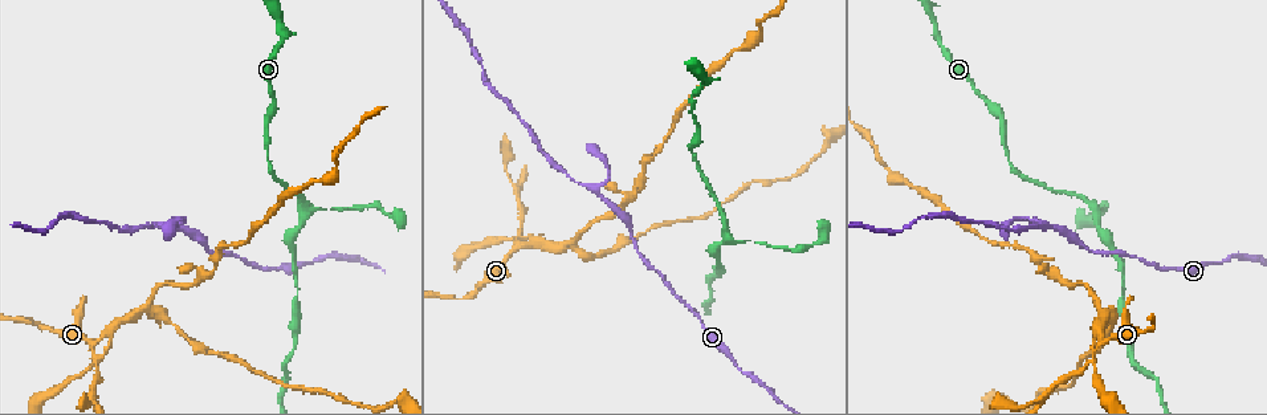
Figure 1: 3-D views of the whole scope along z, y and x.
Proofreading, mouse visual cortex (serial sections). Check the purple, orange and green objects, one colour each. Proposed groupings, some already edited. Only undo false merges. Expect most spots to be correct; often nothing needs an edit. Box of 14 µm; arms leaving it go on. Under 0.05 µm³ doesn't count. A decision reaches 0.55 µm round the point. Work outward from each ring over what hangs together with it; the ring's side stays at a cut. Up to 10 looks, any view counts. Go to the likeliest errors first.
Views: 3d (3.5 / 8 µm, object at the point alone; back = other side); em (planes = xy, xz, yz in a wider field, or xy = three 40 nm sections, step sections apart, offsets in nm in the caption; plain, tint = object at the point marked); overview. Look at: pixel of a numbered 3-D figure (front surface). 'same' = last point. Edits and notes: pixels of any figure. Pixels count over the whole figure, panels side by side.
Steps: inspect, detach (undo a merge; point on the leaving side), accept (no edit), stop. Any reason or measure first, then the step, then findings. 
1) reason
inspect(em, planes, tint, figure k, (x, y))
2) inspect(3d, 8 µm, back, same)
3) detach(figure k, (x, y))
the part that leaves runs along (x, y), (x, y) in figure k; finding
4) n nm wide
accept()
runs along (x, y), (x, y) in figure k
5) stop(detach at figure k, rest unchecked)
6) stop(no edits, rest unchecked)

thin arm on a thick one
inspect(3d, 8 µm, figure 1, (724, 237))

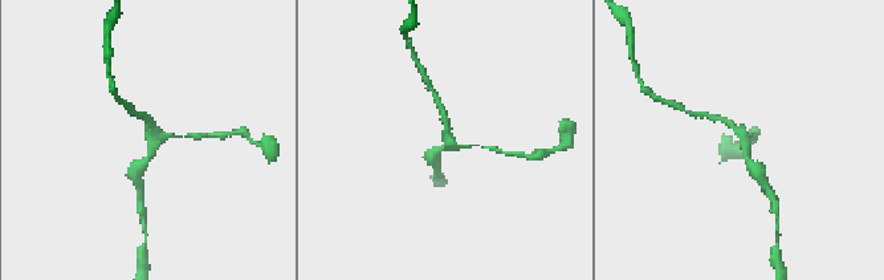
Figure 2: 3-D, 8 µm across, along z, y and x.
inspect(3d, 3.5 µm, figure 2, (150, 135))

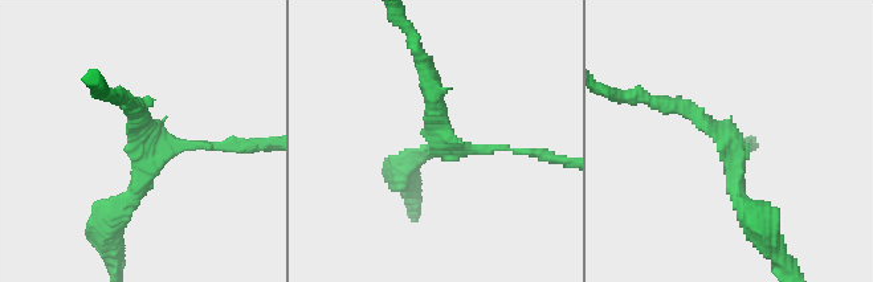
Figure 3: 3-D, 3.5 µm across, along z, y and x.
3 arms; arms of 100, 200, 200 nm; now the EM
inspect(em, xy, step 1, tint, figure 3, (440, 146))

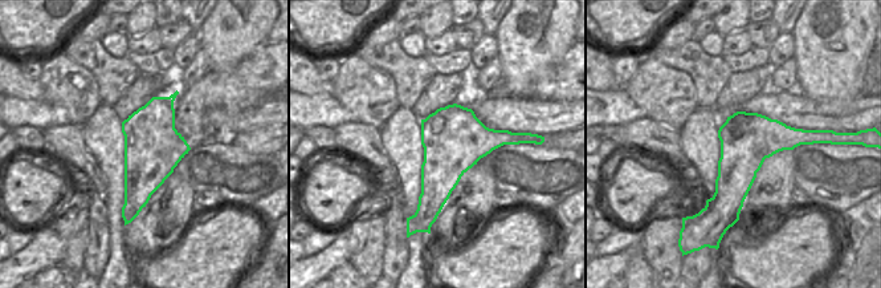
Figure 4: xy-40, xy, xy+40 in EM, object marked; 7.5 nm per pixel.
accept()
runs along (663, 102), (731, 138), (755, 220) in figure 3; continuous, no second cell

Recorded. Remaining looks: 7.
arms part here
inspect(3d, 8 µm, figure 1, (516, 243))

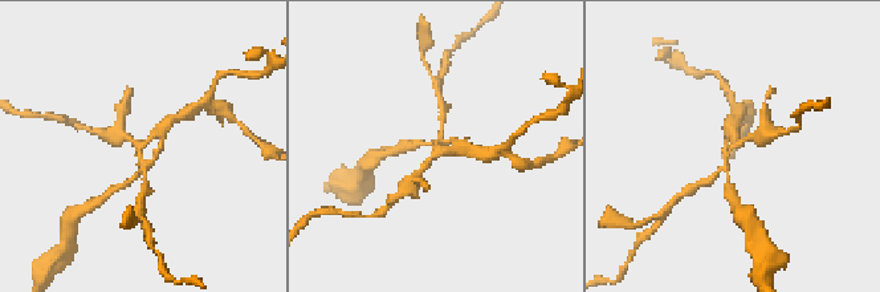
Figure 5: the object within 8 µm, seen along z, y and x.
closer look
inspect(3d, 3.5 µm, figure 5, (144, 145))

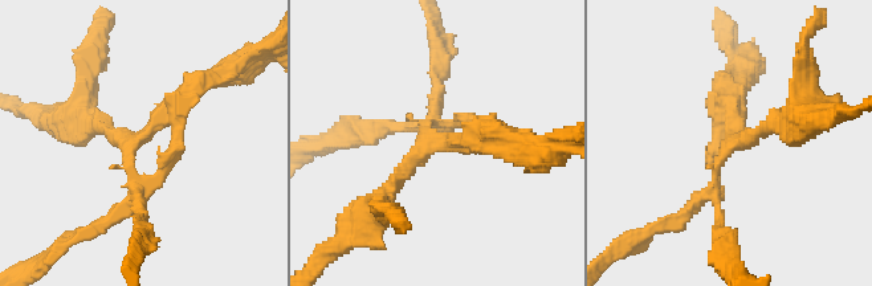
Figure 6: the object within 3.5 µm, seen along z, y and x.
3 arms; arms of 150, 250, 250 nm
inspect(em, xy, step 2, tint, figure 6, (735, 140))

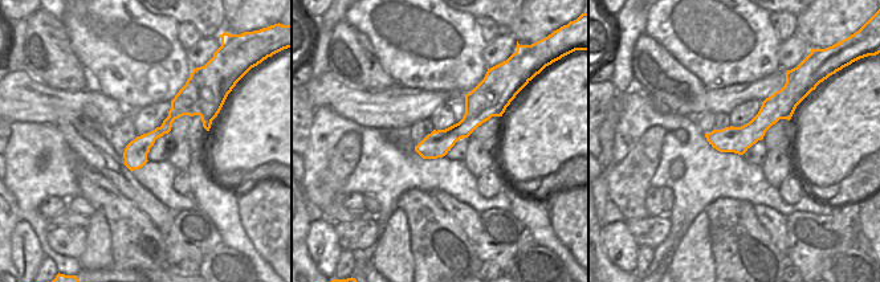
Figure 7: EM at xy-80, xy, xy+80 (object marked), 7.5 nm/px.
accept()
runs along (202, 103), (186, 103), (127, 162) in figure 7; continuous, no second cell

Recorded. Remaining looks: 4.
arms part here
inspect(3d, 3.5 µm, figure 1, (564, 246))

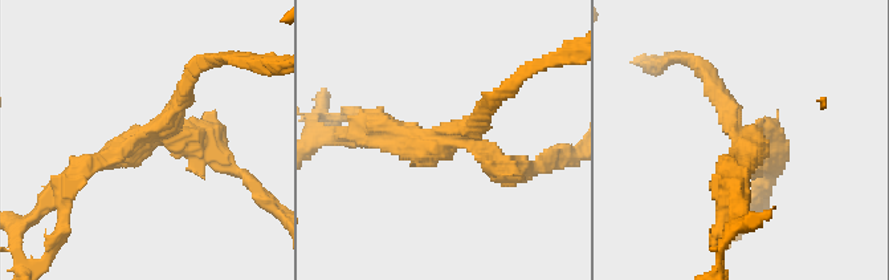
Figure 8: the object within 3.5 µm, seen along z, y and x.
3 arms; arms of 200, 250, 250 nm; need the tissue
inspect(em, xy, step 5, tint, figure 8, (742, 138))

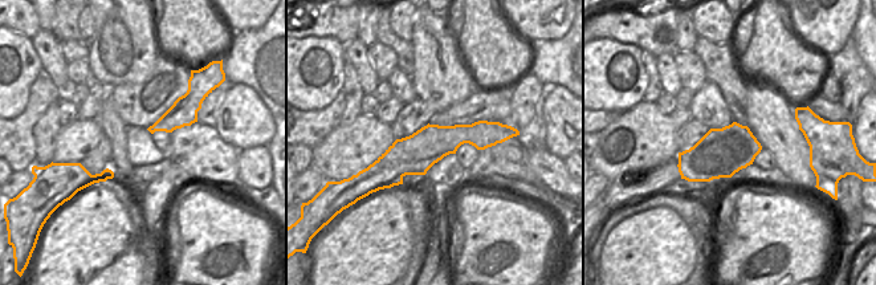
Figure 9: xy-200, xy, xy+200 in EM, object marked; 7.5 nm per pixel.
cut it another way
inspect(em, xy, step 1, tint, same)

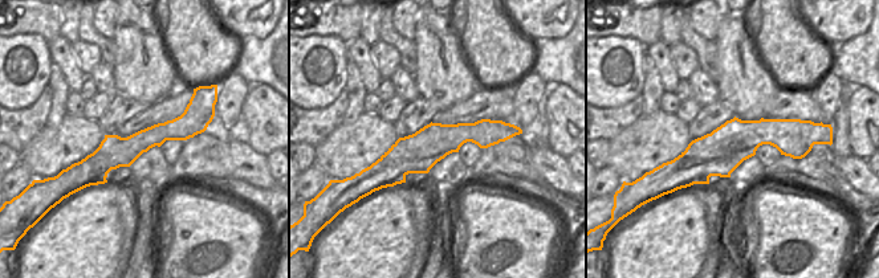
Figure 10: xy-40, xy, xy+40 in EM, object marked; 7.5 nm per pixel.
accept()
one cell here

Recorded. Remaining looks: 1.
stop(no edits, rest unchecked)

